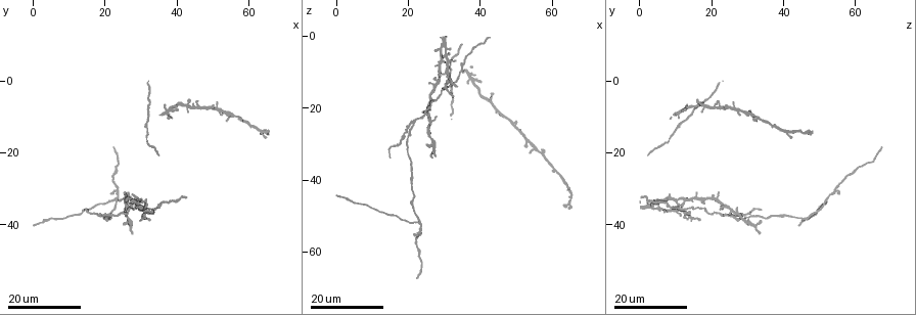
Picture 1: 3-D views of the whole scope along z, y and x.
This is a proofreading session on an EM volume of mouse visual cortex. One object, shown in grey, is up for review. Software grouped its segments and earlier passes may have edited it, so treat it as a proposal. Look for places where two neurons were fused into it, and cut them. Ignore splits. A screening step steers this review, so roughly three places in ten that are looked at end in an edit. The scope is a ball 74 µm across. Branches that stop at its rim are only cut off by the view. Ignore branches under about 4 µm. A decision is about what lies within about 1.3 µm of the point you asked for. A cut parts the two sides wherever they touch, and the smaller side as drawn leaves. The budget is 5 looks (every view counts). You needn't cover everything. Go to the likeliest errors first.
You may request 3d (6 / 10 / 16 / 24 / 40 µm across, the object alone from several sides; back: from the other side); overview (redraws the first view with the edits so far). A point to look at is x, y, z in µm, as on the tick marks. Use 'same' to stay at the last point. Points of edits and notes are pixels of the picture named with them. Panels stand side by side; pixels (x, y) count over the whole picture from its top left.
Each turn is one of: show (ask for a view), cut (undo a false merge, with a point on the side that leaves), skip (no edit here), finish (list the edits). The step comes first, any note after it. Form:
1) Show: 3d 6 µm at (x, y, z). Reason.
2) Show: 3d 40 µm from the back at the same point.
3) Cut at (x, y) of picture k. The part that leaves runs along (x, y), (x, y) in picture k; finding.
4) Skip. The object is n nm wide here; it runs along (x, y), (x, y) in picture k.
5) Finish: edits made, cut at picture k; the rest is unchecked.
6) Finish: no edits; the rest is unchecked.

Show: 3d 16 µm at (32.5, 35.5, 13.5).

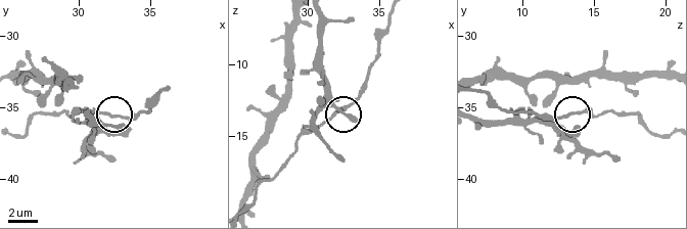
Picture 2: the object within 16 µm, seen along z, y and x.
Show: 3d 10 µm at (32.4, 35.8, 13.2).

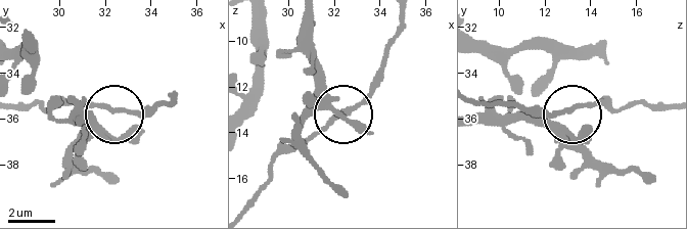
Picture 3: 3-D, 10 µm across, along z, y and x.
Skip. The object is 150 nm wide here; it runs along (308, 17), (308, 58), (325, 105), (349, 106), (381, 78) in picture 3; all the same neuron.

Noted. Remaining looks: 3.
Show: 3d 16 µm at (21.5, 37.5, 24.5). Branch point.

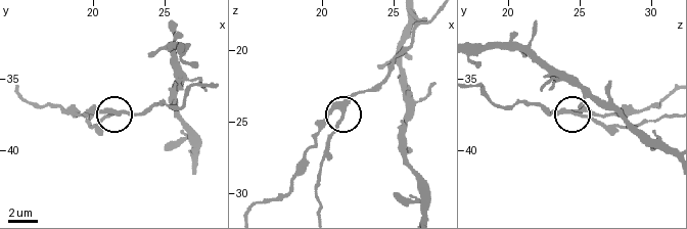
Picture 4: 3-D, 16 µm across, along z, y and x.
Show: 3d 10 µm at (21.4, 37.2, 24.2).

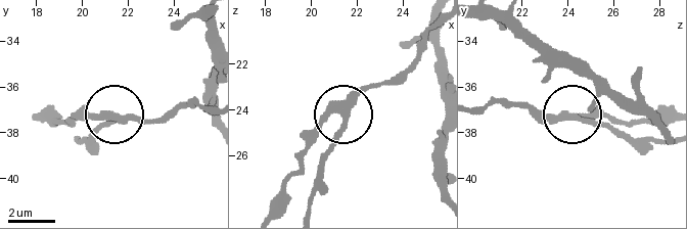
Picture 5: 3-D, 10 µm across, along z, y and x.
Cut at (89, 113) of picture 5. The object is 270 nm wide here; two neurons meet here.

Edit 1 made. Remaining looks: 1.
Finish: edits made, cut at picture 5; the rest is unchecked.

